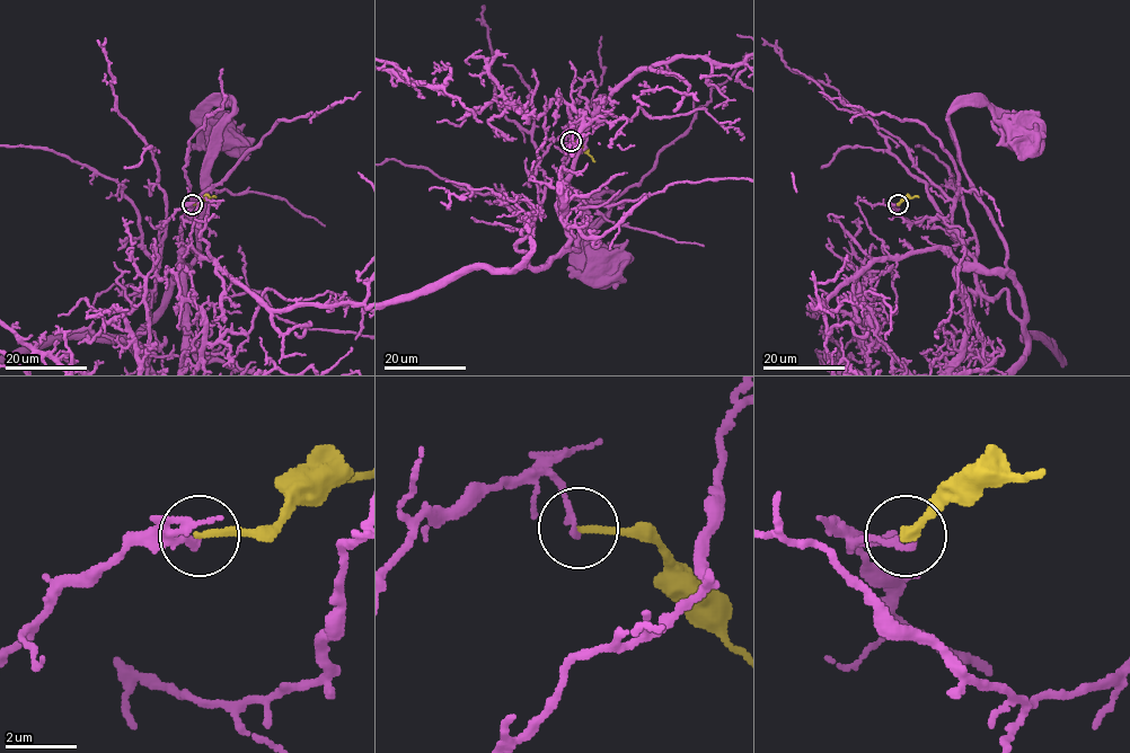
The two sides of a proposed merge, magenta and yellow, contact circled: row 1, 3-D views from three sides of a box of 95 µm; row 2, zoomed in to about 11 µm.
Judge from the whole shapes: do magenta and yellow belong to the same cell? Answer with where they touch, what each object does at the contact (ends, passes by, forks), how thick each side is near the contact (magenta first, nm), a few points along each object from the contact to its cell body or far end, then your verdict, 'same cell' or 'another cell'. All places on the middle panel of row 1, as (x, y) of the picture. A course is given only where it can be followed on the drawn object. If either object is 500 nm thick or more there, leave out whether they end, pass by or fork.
(571, 141) | magenta ends | yellow ends | 180/180 nm | magenta via (571, 142), (538, 162), (515, 248), (530, 266), (575, 250), (608, 191), (588, 233), (598, 266) | yellow via (571, 141), (577, 141), (594, 161) | another cell

